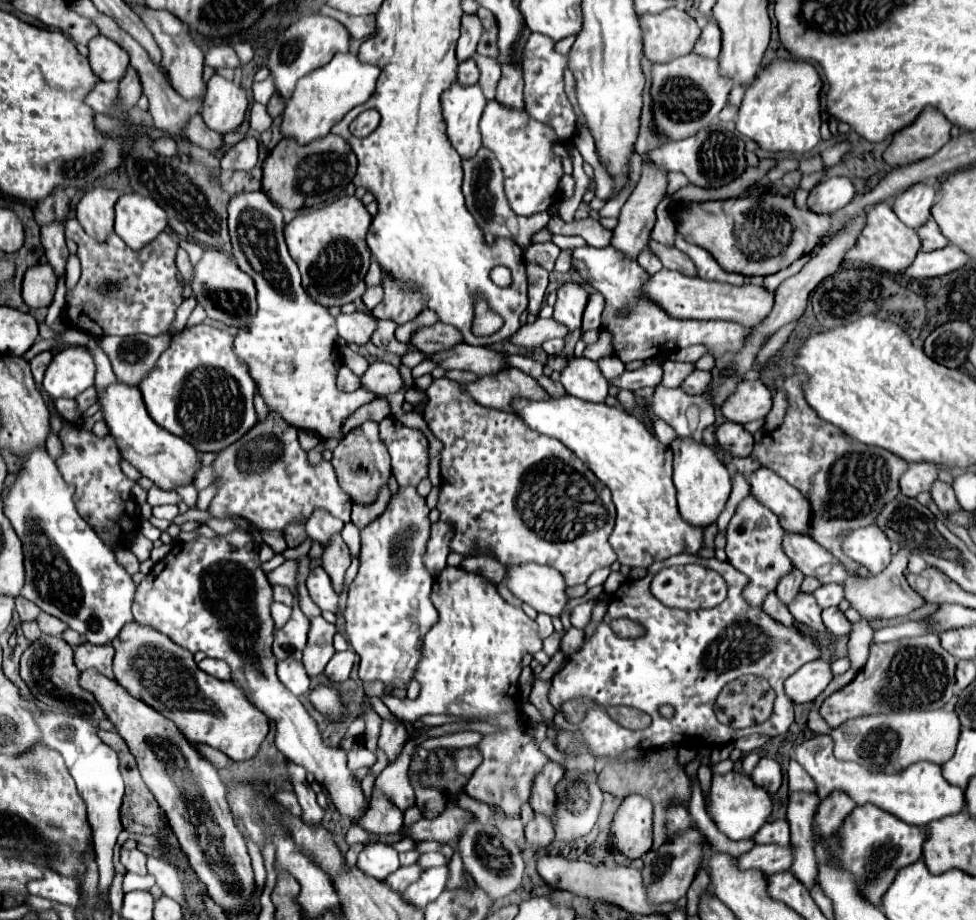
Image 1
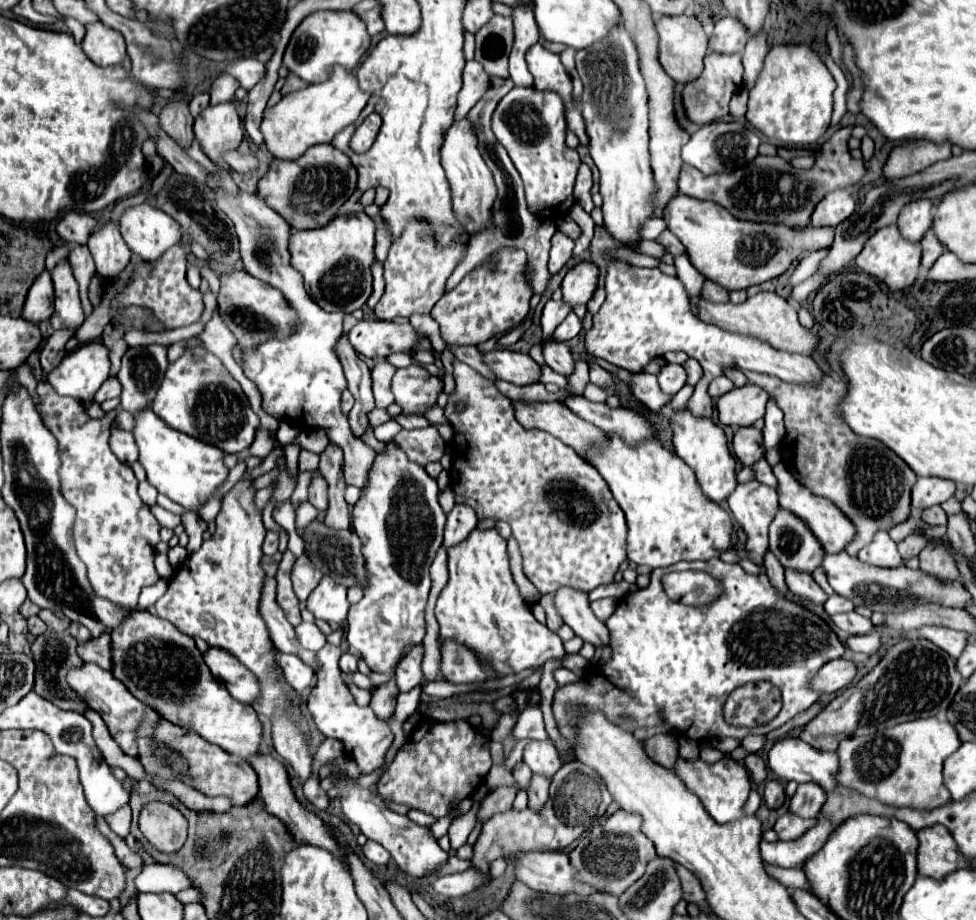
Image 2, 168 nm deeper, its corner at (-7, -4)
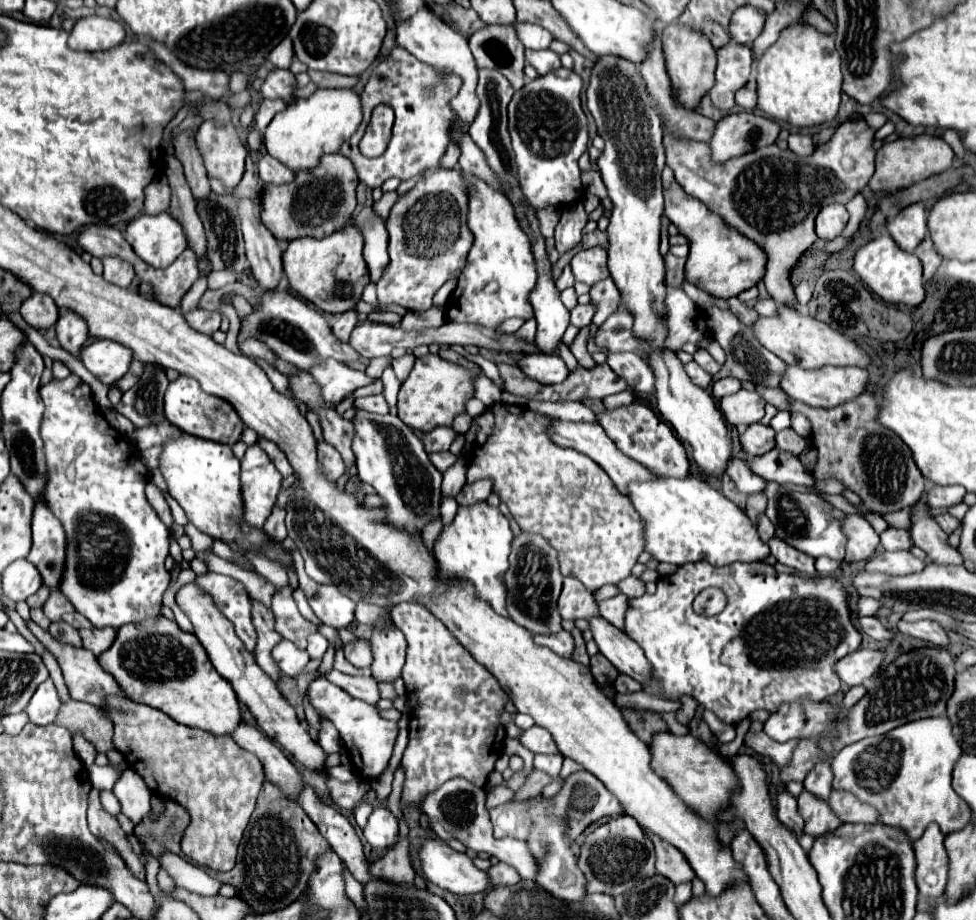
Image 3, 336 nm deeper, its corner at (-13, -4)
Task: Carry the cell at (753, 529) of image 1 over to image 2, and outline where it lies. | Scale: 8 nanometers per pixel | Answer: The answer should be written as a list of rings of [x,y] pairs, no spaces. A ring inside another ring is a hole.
[[[749,481],[745,485],[737,485],[737,489],[729,495],[727,499],[729,509],[733,519],[741,525],[741,529],[747,535],[747,543],[745,543],[745,553],[747,559],[753,561],[757,567],[763,567],[765,561],[765,553],[769,551],[769,525],[773,521],[773,517],[779,511],[779,503],[777,503],[777,491],[773,487],[767,487],[759,481]]]

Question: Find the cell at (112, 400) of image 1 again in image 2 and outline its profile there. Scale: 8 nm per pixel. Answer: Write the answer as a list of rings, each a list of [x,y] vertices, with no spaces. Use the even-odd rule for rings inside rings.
[[[151,409],[137,413],[137,423],[133,429],[135,443],[139,447],[139,463],[147,473],[147,481],[163,495],[187,509],[199,509],[205,499],[227,479],[227,469],[223,465],[223,453],[197,441],[185,433],[167,427]]]

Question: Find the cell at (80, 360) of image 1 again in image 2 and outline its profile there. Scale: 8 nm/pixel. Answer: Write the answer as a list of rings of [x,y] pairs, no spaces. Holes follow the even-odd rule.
[[[89,341],[69,351],[47,375],[47,381],[59,395],[91,403],[97,389],[107,381],[109,367],[109,349],[101,341]]]

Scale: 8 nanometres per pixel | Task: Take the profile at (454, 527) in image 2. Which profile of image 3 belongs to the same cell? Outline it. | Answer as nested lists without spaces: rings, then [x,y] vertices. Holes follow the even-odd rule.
[[[481,479],[481,481],[475,481],[475,483],[465,483],[461,493],[455,497],[459,505],[469,505],[473,501],[481,501],[485,497],[491,495],[491,487],[493,487],[493,481],[491,479]]]

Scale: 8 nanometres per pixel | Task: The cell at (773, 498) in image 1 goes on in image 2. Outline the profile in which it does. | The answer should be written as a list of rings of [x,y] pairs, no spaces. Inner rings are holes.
[[[777,463],[777,465],[773,467],[773,473],[775,473],[775,477],[777,477],[779,505],[781,505],[785,511],[789,511],[789,513],[793,513],[795,517],[799,517],[799,519],[811,529],[811,533],[819,539],[819,543],[823,545],[823,549],[825,549],[827,553],[843,551],[845,545],[853,539],[853,533],[855,533],[851,521],[849,521],[829,499],[817,497],[817,495],[813,495],[809,489],[805,489],[803,485],[799,485],[799,483],[795,481],[795,477],[785,469],[783,463]]]

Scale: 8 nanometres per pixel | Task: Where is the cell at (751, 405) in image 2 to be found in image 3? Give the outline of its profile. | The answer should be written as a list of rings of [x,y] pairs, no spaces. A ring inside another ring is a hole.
[[[741,389],[733,395],[727,395],[721,399],[721,411],[727,419],[727,423],[731,425],[751,425],[751,423],[757,423],[763,419],[765,411],[765,401],[763,397],[759,397],[759,393],[755,391],[747,391],[747,389]]]

